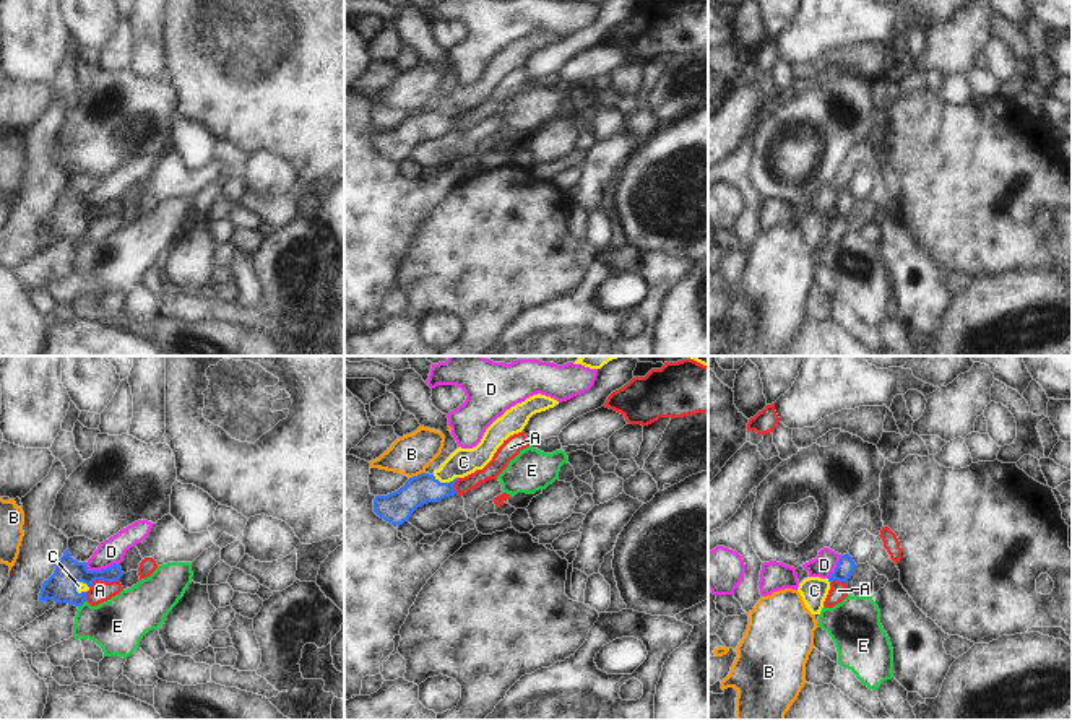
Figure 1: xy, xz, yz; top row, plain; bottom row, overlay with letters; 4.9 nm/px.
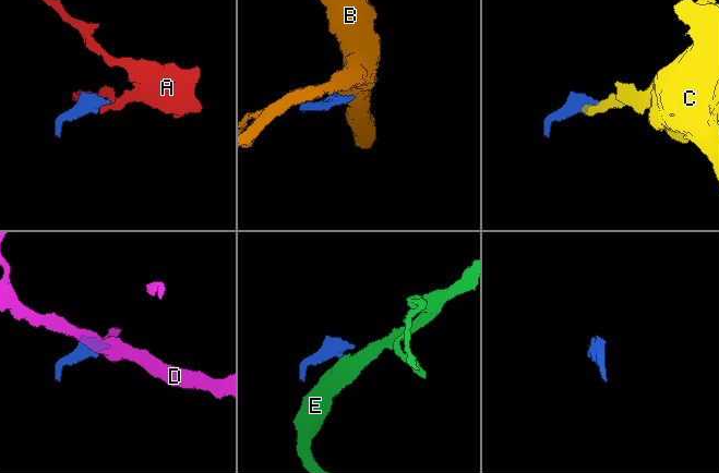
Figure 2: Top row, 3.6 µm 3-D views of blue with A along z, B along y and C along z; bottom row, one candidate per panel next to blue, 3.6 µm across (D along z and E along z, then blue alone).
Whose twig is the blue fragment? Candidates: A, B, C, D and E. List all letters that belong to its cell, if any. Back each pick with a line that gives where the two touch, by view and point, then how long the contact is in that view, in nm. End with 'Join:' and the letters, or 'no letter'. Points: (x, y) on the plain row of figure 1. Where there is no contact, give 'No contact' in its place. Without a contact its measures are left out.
C: Touches blue at xz (445, 119). Shared border 130 nm
Join: C

